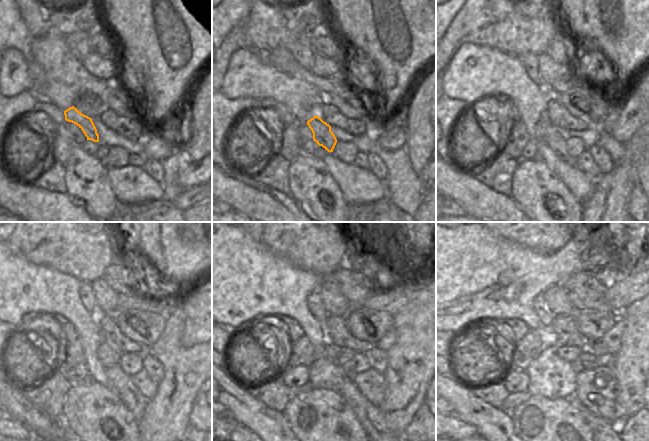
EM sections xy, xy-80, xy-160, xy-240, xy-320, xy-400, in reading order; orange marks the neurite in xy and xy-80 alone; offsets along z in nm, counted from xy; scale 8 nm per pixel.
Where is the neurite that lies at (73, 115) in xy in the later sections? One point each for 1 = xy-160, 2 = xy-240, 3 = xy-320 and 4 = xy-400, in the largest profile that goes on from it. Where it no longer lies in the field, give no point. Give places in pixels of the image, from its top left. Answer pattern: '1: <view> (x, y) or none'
1: xy-160 (546, 132)
2: xy-240 (131, 398)
3: xy-320 (370, 417)
4: xy-400 (598, 425)

